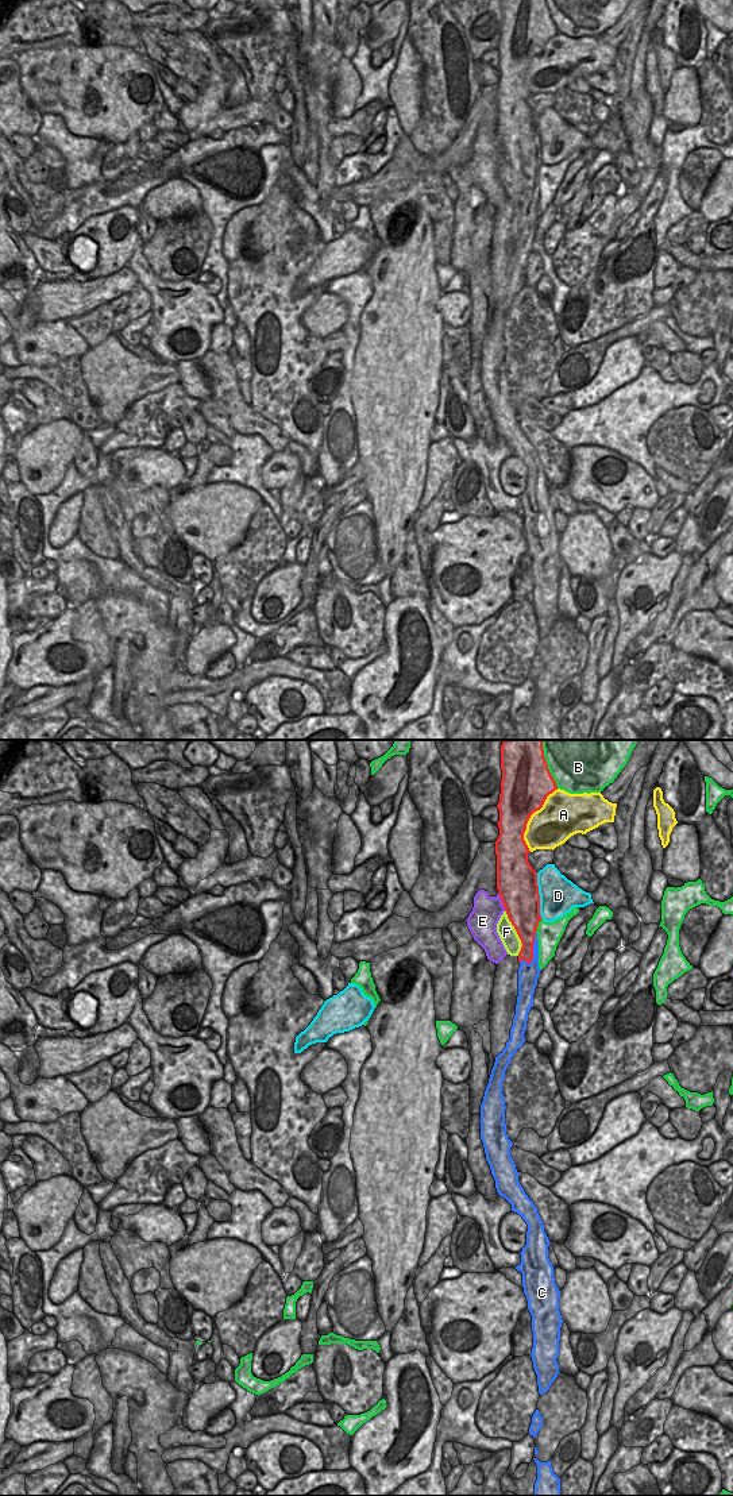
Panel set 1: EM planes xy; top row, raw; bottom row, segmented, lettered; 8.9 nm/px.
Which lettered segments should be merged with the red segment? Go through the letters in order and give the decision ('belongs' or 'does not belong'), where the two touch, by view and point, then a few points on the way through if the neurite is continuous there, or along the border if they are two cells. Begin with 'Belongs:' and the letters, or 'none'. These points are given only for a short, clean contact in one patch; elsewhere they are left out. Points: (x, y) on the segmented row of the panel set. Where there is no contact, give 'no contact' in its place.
Belongs: C
A: does not belong | xy (529, 817)
B: does not belong | xy (547, 764)
C: belongs | xy (532, 952) | across xy (525, 925), (532, 952), (528, 974)
D: does not belong | xy (539, 895)
E: does not belong | xy (502, 902)
F: does not belong | xy (517, 933)

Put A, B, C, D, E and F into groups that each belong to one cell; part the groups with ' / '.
A / B / C / D / E / F

